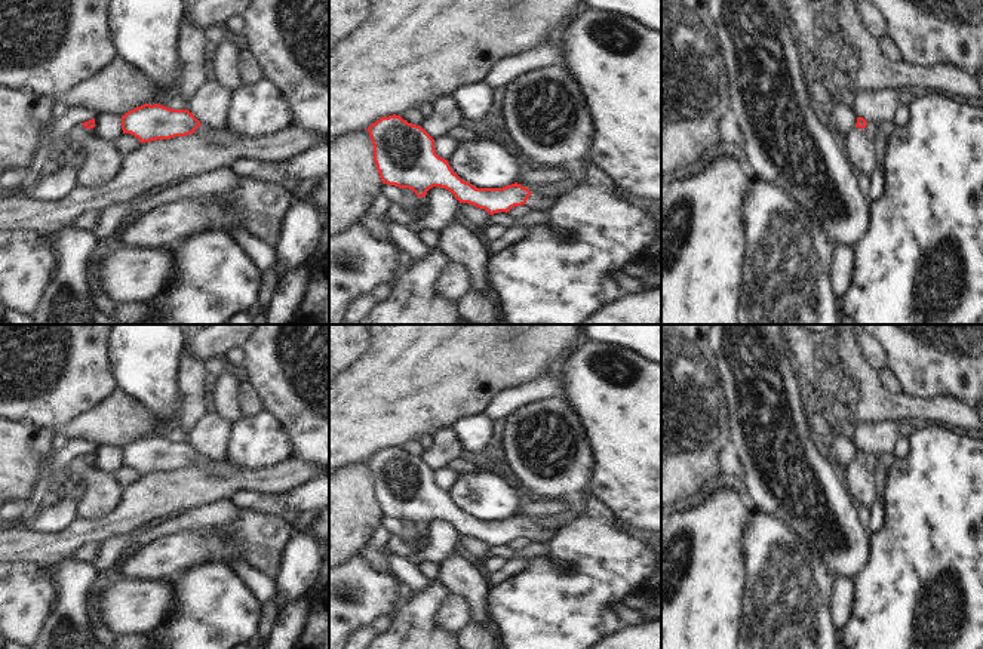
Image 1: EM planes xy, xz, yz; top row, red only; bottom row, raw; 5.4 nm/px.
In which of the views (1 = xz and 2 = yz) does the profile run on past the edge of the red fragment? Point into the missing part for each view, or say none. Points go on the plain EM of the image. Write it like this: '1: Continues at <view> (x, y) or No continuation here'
1: Continues at xz (534, 534)
2: Continues at yz (871, 461)

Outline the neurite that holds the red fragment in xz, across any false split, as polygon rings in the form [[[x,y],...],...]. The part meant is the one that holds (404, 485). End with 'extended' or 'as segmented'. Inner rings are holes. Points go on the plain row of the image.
[[[400,447],[381,449],[366,462],[383,516],[409,520],[418,529],[426,529],[433,519],[446,520],[460,535],[485,541],[489,547],[507,545],[522,536],[547,544],[555,535],[555,530],[532,526],[517,514],[503,520],[473,519],[451,501],[448,492],[436,486],[434,471],[421,458]]]; extended

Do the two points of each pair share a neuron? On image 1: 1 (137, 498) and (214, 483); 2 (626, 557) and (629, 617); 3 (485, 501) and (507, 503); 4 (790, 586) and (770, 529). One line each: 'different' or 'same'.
1: same
2: different
3: same
4: same

